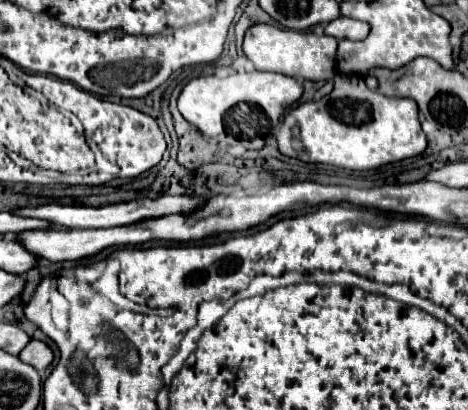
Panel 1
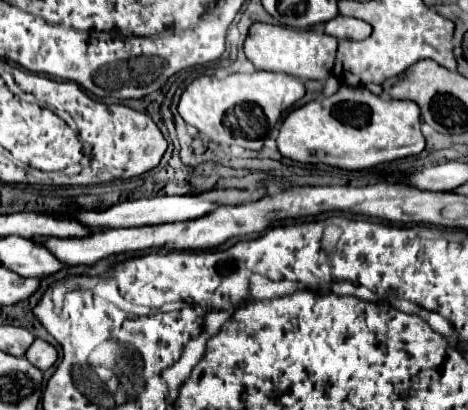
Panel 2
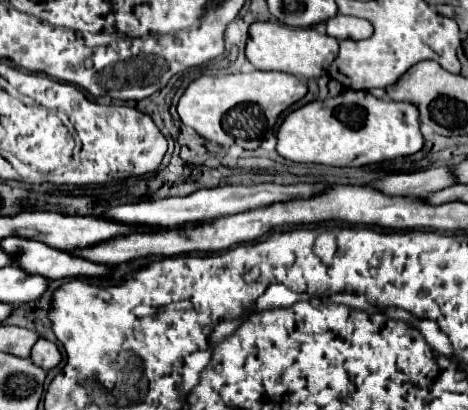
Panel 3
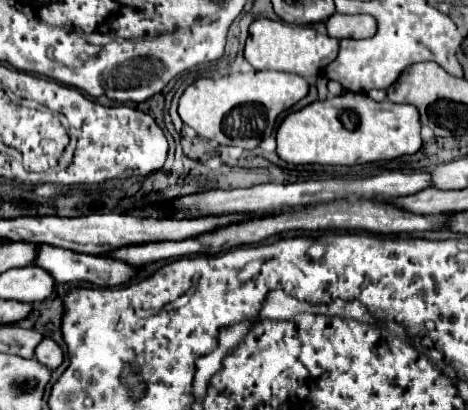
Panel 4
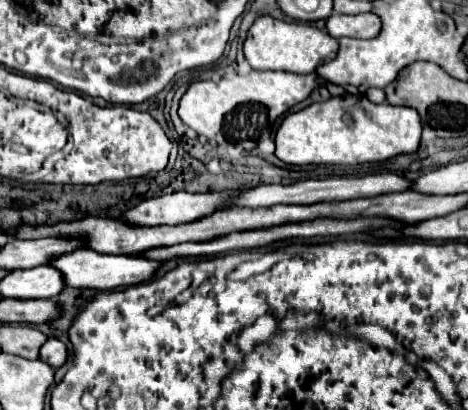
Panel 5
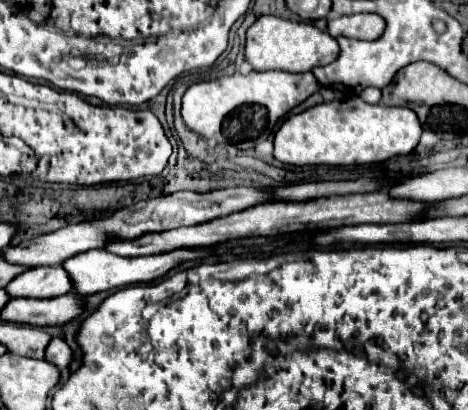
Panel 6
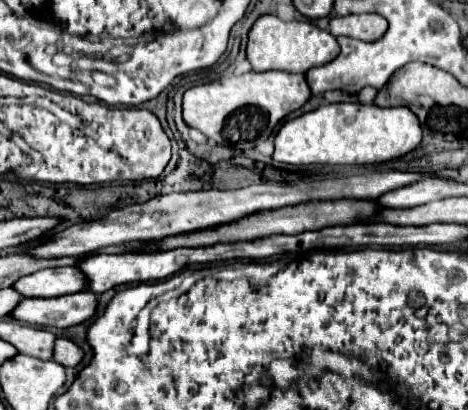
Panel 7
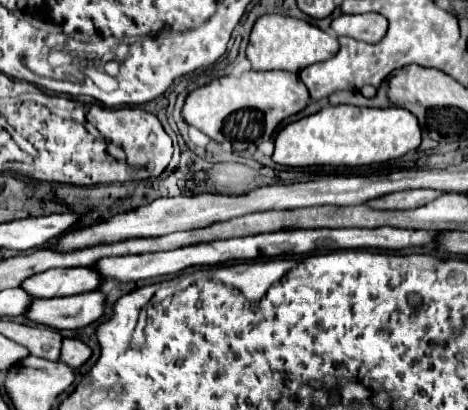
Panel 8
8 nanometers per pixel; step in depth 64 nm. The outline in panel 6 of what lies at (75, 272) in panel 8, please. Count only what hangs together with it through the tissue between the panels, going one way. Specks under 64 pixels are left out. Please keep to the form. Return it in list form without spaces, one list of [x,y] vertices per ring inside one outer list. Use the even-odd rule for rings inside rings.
[[[38,266],[32,268],[16,280],[12,280],[6,288],[14,298],[26,296],[26,298],[56,298],[62,294],[72,292],[72,278],[62,266]]]

